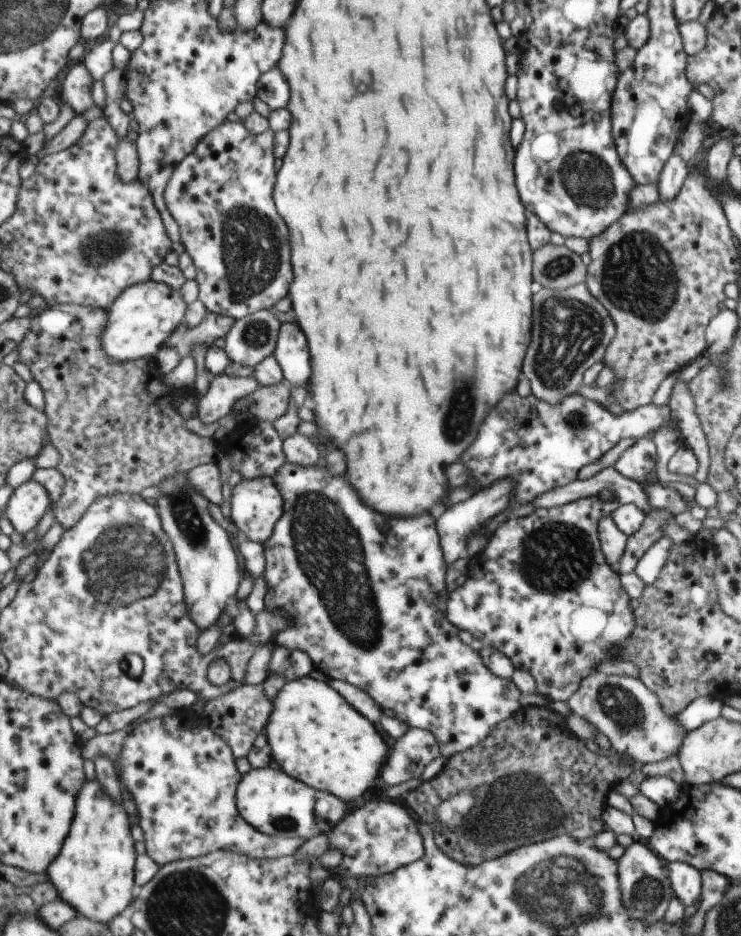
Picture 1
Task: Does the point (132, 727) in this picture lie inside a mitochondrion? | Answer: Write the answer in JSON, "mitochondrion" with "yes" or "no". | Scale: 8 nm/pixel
{"mitochondrion":"no"}

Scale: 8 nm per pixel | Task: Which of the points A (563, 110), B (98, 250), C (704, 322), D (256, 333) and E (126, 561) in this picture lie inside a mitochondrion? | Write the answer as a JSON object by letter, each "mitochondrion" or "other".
{"A":"other","B":"mitochondrion","C":"other","D":"mitochondrion","E":"mitochondrion"}

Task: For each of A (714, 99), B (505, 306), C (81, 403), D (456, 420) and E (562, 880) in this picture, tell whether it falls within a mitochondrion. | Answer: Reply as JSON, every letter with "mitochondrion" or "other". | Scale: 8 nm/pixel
{"A":"other","B":"other","C":"other","D":"mitochondrion","E":"mitochondrion"}

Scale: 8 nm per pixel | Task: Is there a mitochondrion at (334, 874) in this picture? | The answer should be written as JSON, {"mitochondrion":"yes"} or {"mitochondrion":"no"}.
{"mitochondrion":"no"}

